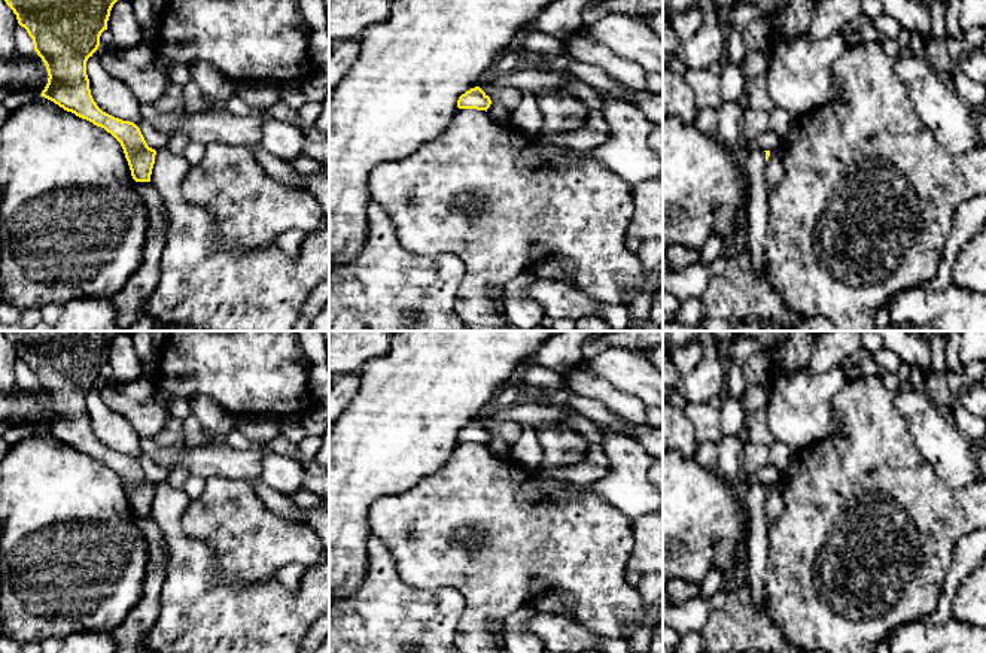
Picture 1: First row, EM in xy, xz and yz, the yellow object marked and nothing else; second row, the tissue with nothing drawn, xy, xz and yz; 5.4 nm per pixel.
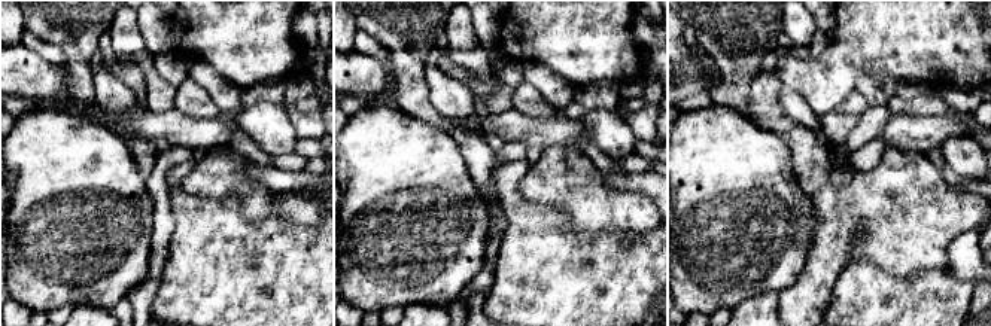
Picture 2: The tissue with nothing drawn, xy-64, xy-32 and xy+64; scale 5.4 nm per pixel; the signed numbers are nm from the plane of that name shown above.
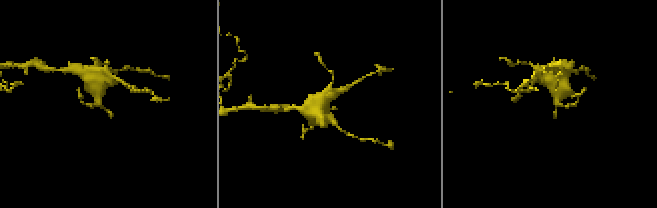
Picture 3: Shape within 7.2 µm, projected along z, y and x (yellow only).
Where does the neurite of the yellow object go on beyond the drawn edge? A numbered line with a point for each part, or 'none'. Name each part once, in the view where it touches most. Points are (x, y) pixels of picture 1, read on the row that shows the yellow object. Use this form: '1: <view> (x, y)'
none

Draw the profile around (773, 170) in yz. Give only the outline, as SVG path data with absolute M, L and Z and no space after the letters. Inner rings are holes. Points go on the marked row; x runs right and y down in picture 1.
M782 148L770 151L770 157L764 165L764 177L767 192L775 189L783 177Z

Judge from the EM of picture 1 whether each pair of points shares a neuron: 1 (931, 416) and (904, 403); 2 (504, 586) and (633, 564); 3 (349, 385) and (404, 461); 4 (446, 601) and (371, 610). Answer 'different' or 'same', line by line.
1: same
2: different
3: different
4: same

